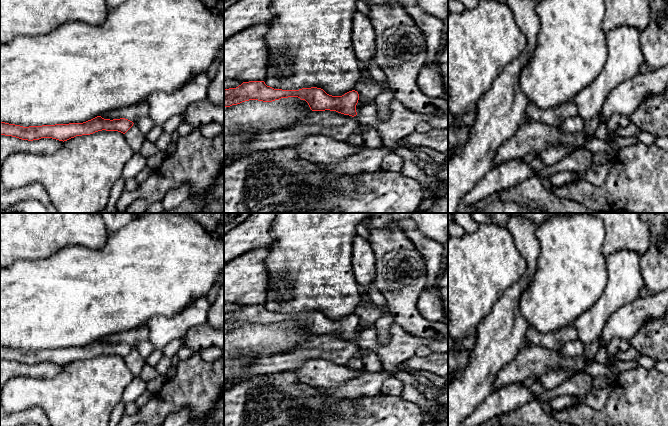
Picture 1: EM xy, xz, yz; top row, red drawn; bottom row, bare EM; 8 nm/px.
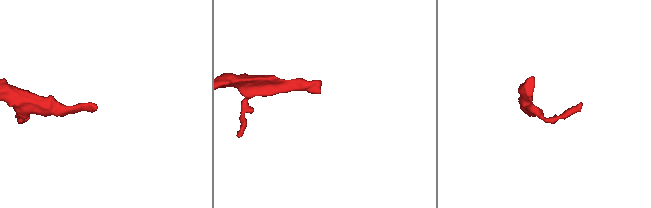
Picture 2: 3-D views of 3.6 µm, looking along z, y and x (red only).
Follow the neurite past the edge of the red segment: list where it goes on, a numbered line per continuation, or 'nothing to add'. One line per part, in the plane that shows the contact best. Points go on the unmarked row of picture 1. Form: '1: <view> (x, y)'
1: xz (402, 346)

